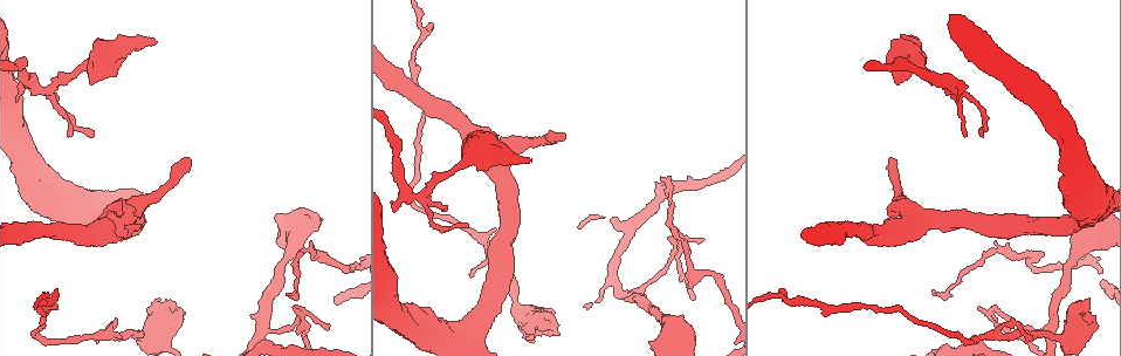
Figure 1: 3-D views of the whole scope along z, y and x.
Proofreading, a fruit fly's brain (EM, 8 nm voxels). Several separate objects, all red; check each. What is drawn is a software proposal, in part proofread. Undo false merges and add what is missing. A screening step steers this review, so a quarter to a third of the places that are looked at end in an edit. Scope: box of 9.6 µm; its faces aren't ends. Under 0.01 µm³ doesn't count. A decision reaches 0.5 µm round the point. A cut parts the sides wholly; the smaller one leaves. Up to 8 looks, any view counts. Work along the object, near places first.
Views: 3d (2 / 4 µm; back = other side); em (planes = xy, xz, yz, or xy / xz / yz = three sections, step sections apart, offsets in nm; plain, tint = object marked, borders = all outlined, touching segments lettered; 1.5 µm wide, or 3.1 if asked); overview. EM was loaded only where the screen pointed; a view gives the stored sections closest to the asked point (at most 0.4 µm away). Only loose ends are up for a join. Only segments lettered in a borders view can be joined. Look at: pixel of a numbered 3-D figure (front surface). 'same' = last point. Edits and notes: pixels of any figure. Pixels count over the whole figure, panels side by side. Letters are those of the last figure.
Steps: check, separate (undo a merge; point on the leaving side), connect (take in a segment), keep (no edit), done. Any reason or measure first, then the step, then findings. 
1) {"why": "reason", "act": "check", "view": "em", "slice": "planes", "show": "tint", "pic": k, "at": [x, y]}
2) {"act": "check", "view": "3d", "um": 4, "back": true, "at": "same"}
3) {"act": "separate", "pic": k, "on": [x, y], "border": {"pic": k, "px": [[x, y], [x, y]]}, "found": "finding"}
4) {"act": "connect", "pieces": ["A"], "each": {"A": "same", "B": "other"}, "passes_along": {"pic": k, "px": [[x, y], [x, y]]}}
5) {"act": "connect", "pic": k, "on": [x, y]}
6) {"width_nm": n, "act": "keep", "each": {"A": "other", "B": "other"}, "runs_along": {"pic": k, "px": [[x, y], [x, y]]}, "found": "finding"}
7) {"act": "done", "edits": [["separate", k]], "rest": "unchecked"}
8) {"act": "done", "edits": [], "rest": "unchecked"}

{"why": "branch stops here", "act": "check", "view": "3d", "um": 2, "pic": 1, "at": [157, 41]}

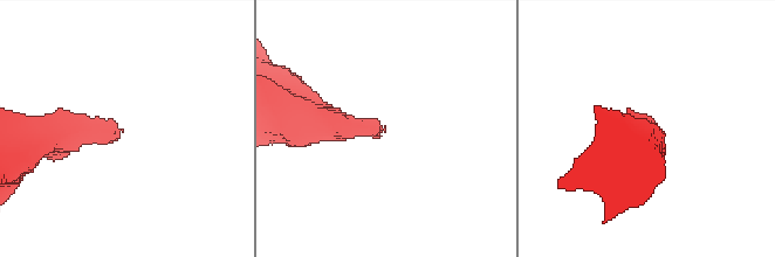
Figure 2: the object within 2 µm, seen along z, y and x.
{"act": "check", "view": "em", "slice": "xy", "step": 4, "show": "borders", "pic": 2, "at": [384, 129]}

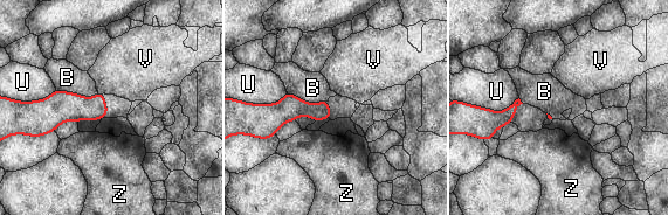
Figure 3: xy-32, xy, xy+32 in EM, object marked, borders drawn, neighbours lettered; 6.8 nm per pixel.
{"act": "keep", "each": {"B": "other", "U": "other", "V": "other", "Z": "other"}, "runs_along": {"pic": 3, "px": [[266, 106], [328, 112]]}, "found": "none of them fits"}

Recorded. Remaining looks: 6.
{"why": "an open end", "act": "check", "view": "3d", "um": 2, "pic": 1, "at": [892, 157]}

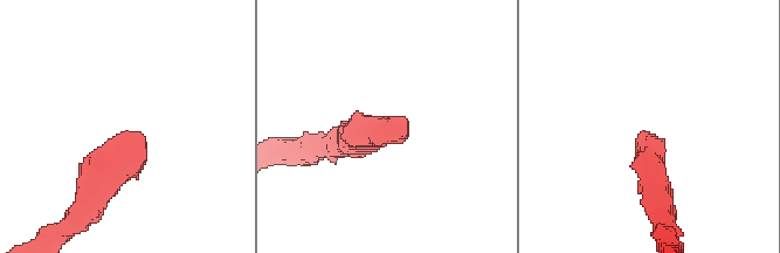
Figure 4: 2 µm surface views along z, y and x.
{"why": "shape alone is not enough", "act": "check", "view": "em", "slice": "xy", "step": 8, "show": "tint", "pic": 4, "at": [140, 131]}

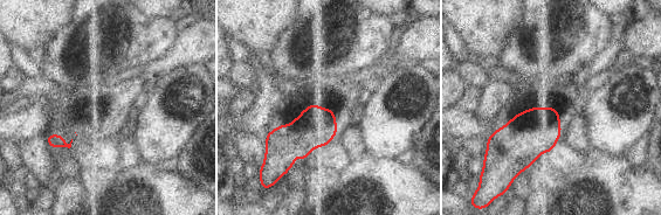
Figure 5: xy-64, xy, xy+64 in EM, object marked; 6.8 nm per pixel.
{"act": "check", "view": "em", "slice": "planes", "show": "borders", "at": "same"}

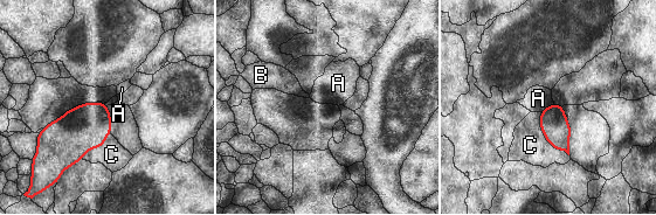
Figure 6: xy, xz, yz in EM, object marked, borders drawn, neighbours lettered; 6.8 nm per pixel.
{"act": "connect", "pieces": ["A"], "each": {"A": "same", "B": "other", "C": "other"}, "passes_along": {"pic": 6, "px": [[553, 122], [547, 108], [538, 98]]}, "found": "it goes on there"}

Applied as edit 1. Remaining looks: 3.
{"why": "abrupt turn", "act": "check", "view": "em", "slice": "xy", "step": 8, "show": "tint", "pic": 1, "at": [997, 335]}

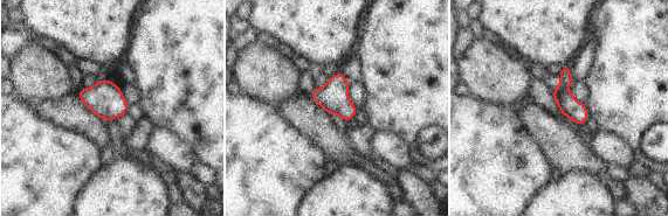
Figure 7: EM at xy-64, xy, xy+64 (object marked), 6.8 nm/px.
{"why": "see the neighbours", "act": "check", "view": "em", "slice": "xy", "step": 8, "show": "borders", "at": "same"}

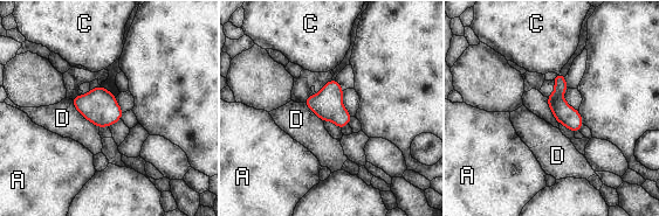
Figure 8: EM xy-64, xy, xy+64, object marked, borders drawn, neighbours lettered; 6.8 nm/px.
{"width_nm": 140, "longest_contact_nm": ["D", 280], "act": "keep", "each": {"A": "other", "C": "other", "D": "other"}, "found": "continuous, no second cell"}

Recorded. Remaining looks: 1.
{"act": "done", "edits": [["connect", 6]], "rest": "unchecked"}

